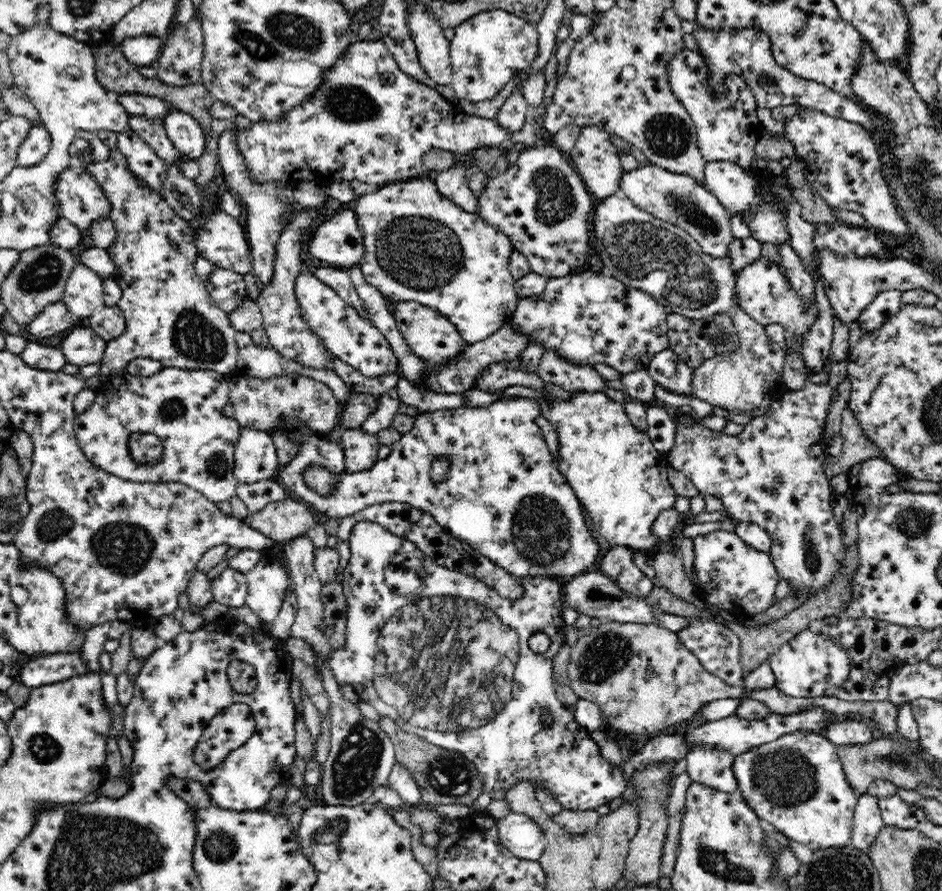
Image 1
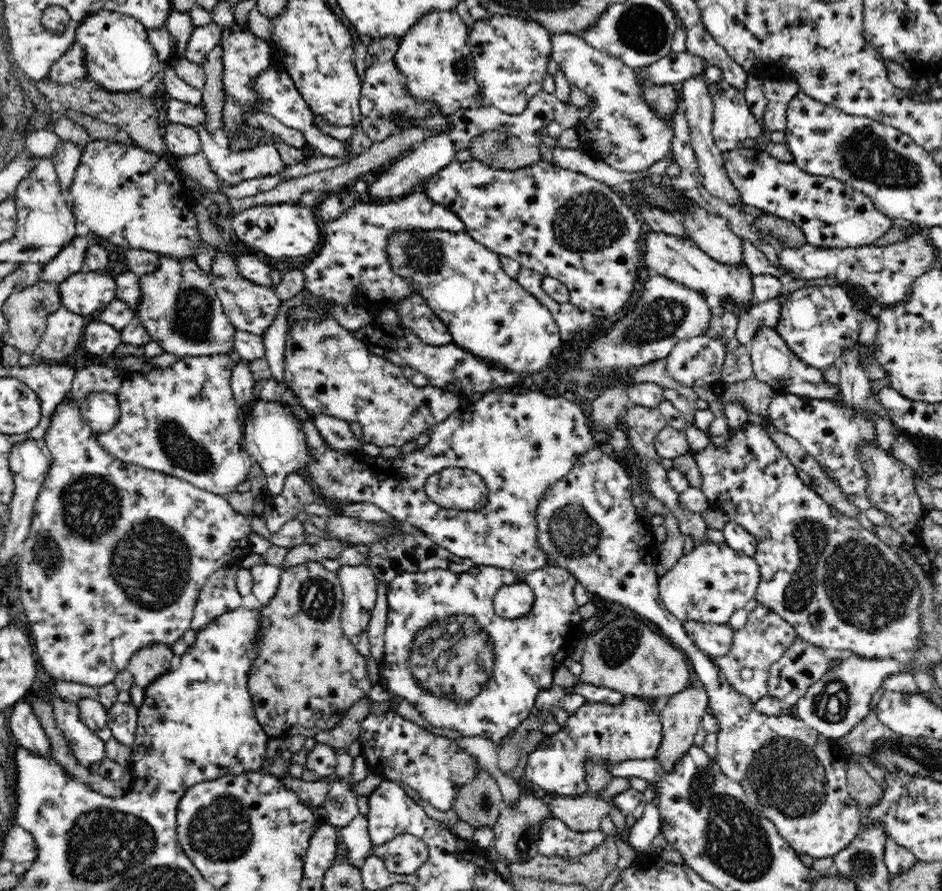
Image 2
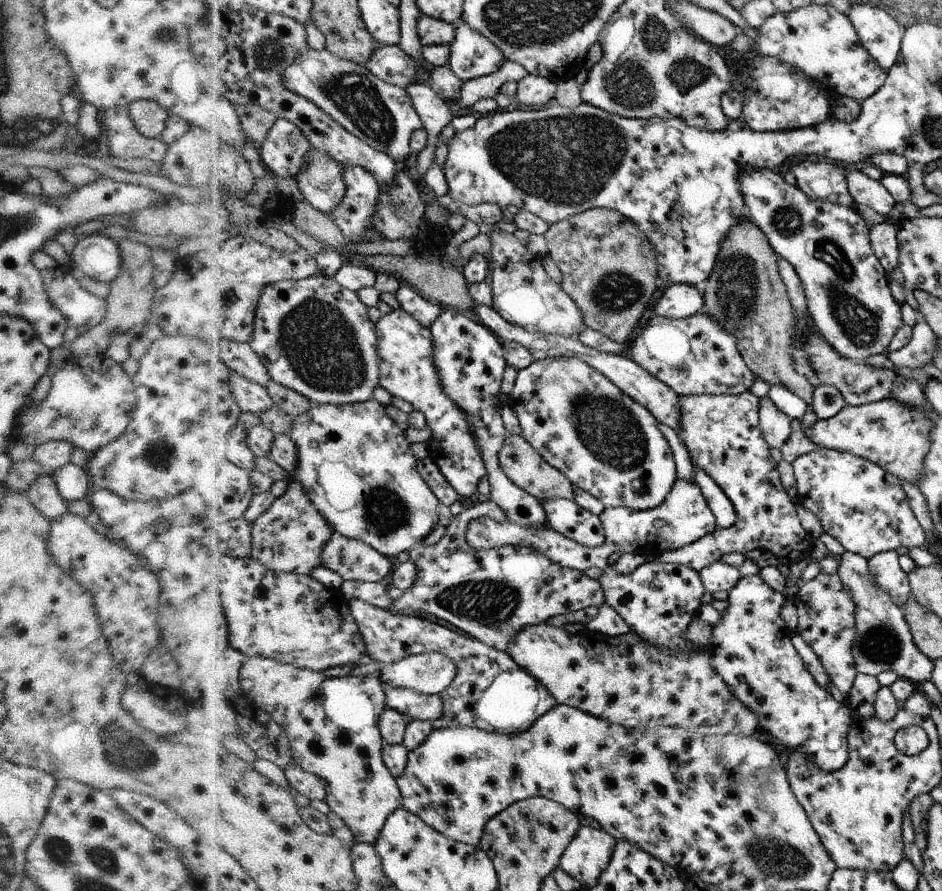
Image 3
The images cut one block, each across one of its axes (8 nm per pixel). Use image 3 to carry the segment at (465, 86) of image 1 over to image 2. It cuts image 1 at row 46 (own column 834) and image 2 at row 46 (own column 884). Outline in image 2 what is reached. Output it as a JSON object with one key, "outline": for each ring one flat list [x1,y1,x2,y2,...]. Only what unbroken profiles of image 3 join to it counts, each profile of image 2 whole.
{"outline":[[492,14,489,18,477,20,468,32,468,45,470,45,471,64,475,81,485,105,494,106,502,113,520,115,524,113,529,101,543,91,543,80,547,76,547,64,551,59,552,33,540,23,532,20]]}

